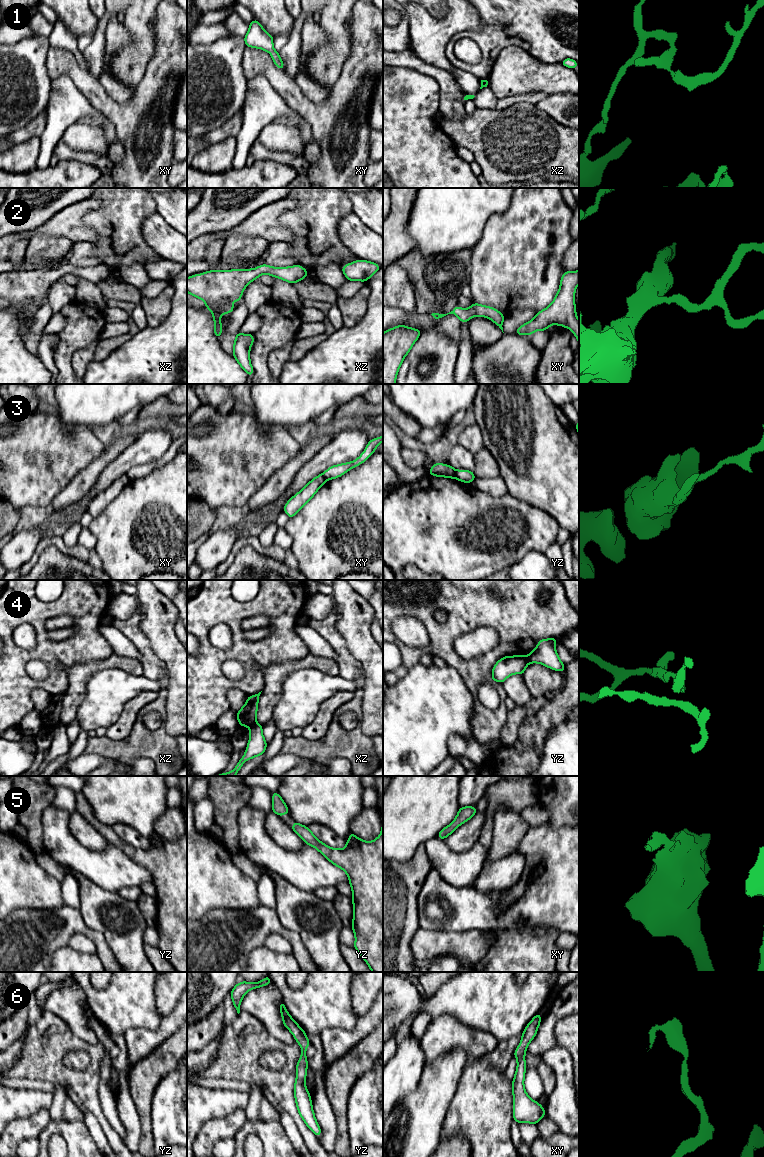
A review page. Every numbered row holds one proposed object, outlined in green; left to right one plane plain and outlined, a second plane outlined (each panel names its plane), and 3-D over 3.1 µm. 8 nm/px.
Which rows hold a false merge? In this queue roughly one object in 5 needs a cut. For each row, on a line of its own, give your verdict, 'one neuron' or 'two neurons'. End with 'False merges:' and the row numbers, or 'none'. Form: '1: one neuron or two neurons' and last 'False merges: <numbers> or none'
1: one neuron
2: one neuron
3: two neurons
4: two neurons
5: one neuron
6: one neuron
False merges: 3, 4

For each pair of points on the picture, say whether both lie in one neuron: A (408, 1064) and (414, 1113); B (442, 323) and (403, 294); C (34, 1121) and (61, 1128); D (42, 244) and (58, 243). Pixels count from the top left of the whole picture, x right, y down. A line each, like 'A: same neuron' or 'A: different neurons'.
A: different neurons
B: different neurons
C: different neurons
D: same neuron

